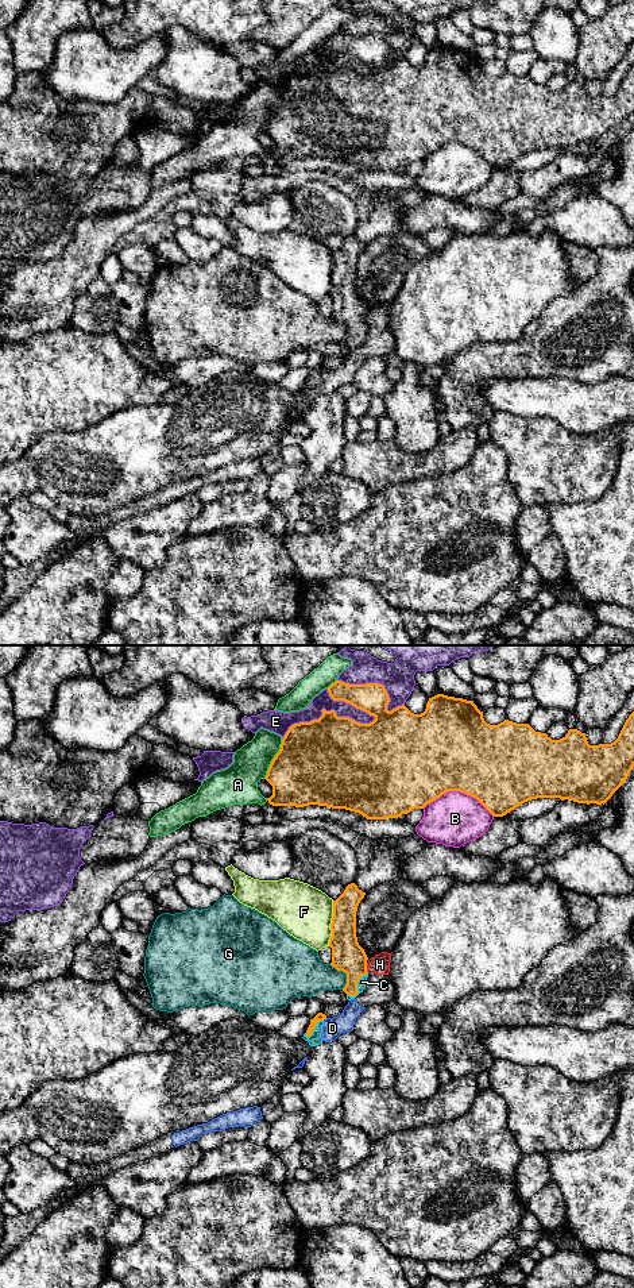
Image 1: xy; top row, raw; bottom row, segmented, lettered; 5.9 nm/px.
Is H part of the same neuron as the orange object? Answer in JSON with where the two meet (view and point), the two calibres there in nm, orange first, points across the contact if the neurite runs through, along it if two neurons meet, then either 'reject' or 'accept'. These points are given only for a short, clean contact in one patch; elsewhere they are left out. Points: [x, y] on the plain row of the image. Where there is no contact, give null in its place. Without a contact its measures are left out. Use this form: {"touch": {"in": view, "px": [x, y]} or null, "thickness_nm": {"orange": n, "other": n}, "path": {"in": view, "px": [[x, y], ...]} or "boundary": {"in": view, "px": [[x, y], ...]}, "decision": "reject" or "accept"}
{"touch": {"in": "xy", "px": [366, 319]}, "thickness_nm": {"orange": 190, "other": 120}, "boundary": {"in": "xy", "px": [[366, 315], [367, 323]]}, "decision": "reject"}

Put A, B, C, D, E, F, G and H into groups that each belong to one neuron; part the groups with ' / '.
A / B / C / D H / E / F / G

